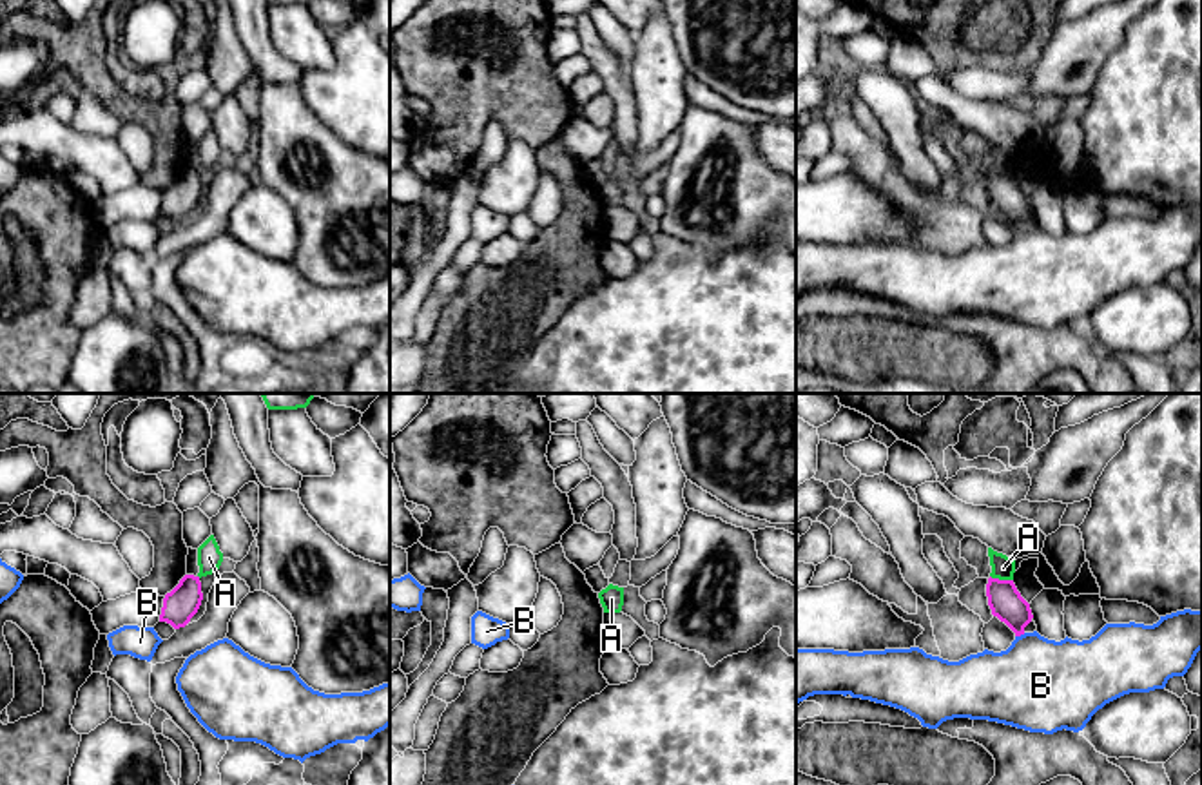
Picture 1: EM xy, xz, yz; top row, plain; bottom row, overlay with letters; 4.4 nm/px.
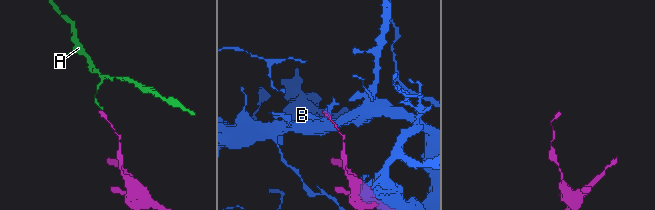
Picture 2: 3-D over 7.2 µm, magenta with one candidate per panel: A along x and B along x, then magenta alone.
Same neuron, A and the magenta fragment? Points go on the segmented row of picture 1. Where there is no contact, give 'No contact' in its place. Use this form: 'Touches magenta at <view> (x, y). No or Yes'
Touches magenta at yz (1001, 581). No

